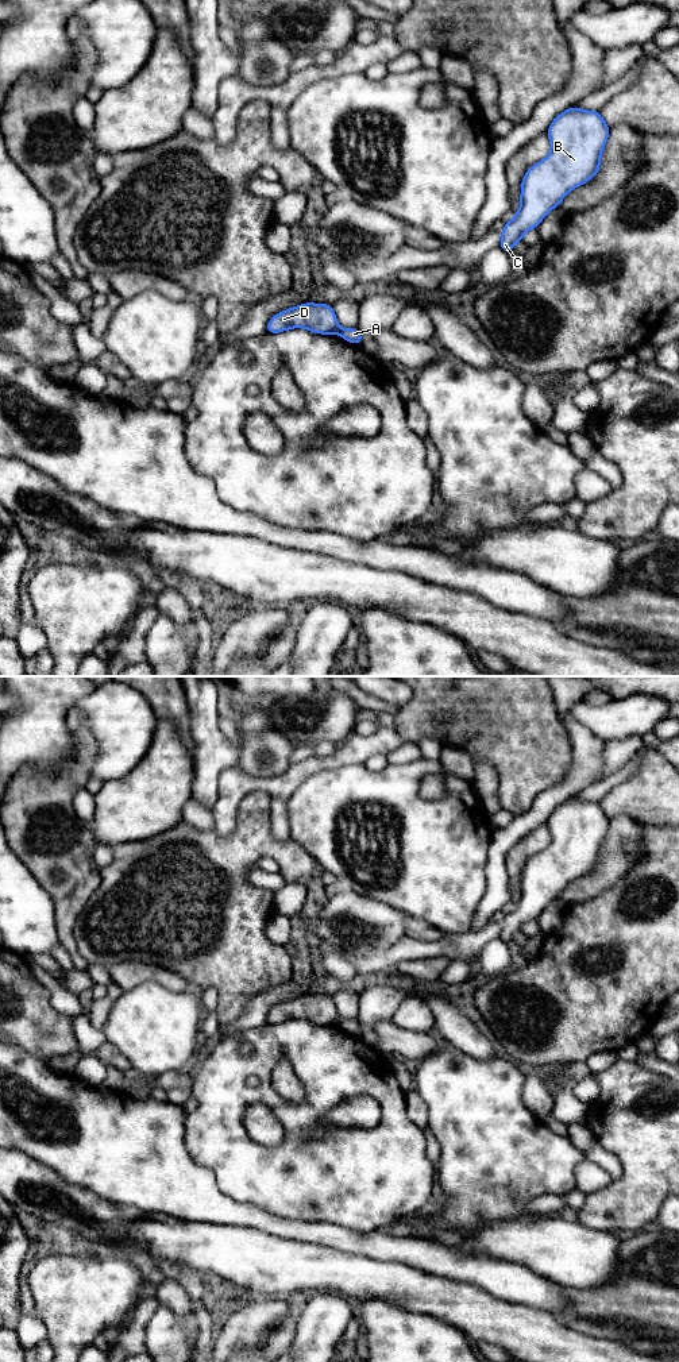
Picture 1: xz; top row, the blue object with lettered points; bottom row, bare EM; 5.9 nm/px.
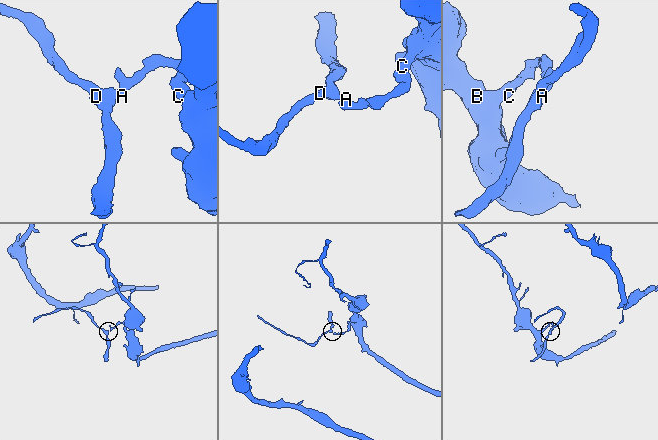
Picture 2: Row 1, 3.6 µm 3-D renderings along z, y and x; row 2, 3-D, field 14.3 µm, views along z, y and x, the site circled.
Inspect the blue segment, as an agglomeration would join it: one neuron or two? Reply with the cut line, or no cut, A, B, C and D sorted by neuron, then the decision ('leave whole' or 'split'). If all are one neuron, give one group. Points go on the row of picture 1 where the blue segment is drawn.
cut in xz along (342, 328), (338, 332); A B C / D; split

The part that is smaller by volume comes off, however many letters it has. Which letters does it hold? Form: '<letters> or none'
D

